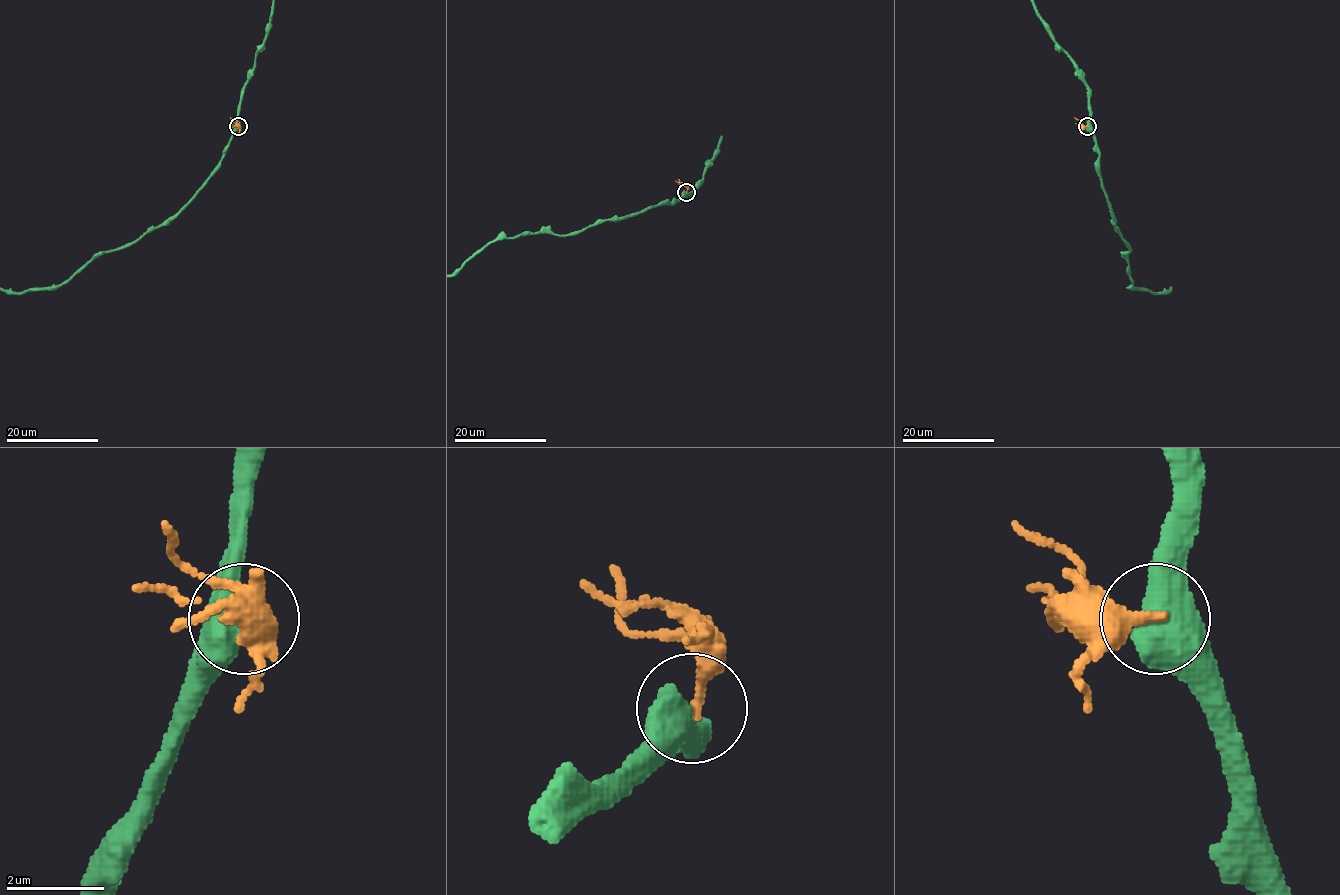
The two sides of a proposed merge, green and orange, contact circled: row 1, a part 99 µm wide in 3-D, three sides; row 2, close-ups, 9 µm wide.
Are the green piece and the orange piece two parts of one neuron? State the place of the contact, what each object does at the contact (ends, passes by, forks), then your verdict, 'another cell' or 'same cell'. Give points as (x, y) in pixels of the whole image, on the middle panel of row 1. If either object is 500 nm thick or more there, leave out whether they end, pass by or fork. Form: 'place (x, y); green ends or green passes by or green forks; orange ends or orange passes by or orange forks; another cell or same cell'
place (686, 192); another cell

